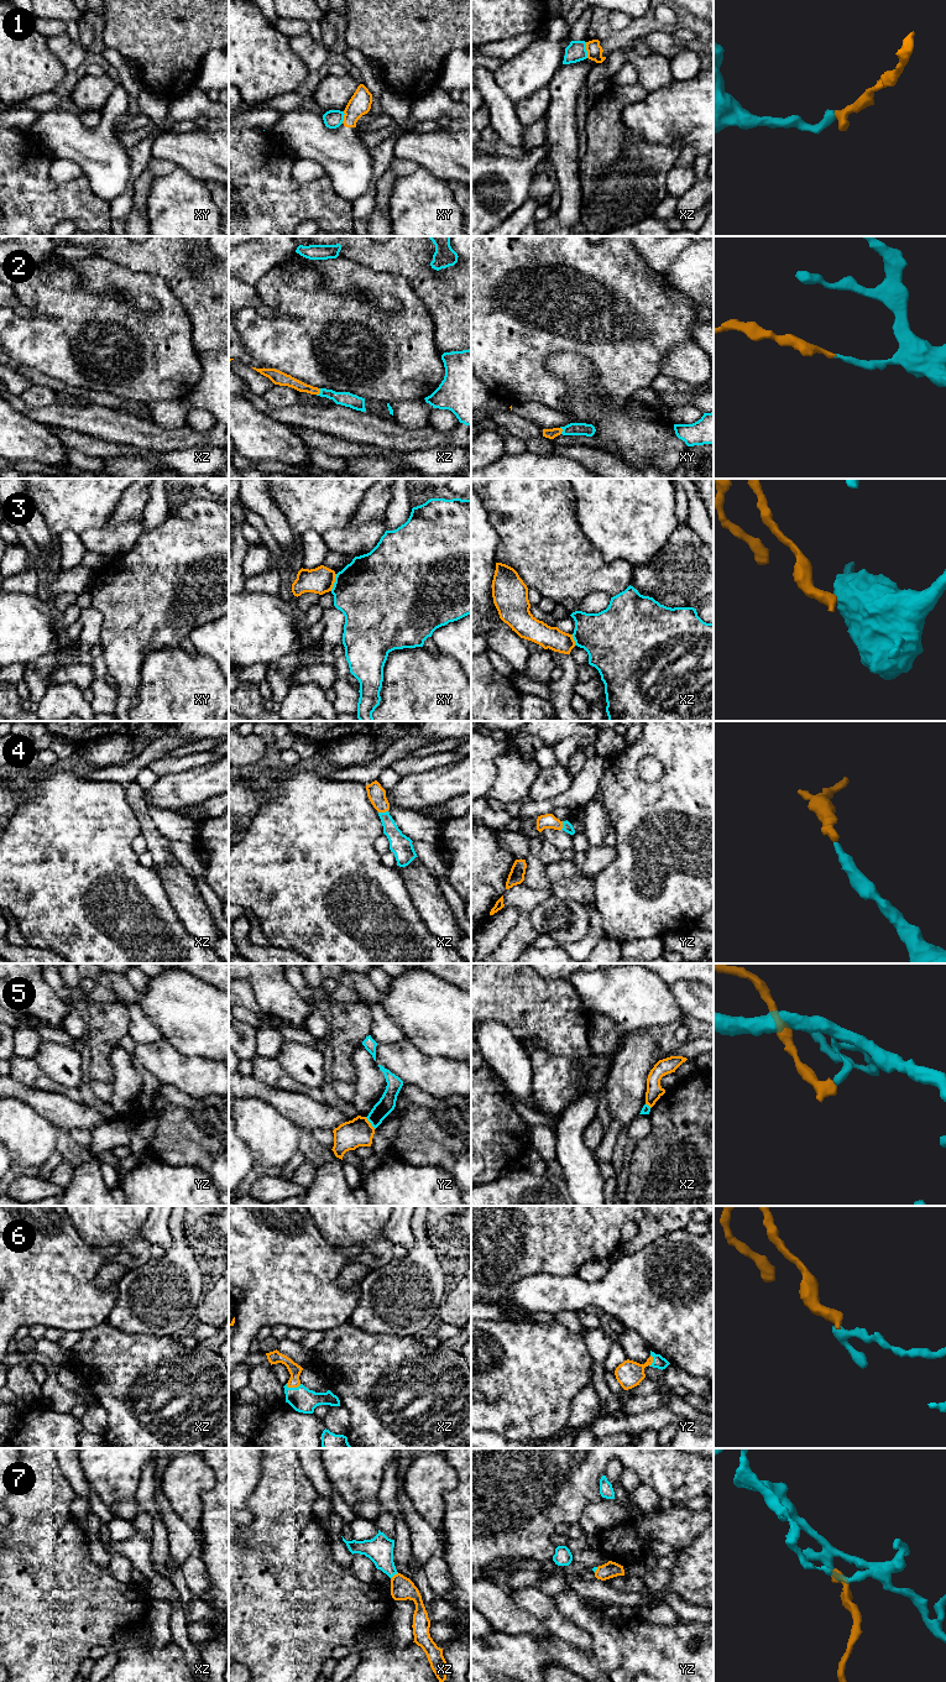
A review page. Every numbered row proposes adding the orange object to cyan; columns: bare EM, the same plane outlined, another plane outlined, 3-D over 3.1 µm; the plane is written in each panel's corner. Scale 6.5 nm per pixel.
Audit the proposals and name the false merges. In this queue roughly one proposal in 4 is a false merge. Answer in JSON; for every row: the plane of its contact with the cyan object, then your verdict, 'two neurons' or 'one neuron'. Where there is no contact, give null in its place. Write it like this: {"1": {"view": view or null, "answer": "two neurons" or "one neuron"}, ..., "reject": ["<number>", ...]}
{"1": {"view": "xz", "answer": "two neurons"}, "2": {"view": "xz", "answer": "one neuron"}, "3": {"view": "xy", "answer": "two neurons"}, "4": {"view": "xz", "answer": "one neuron"}, "5": {"view": "yz", "answer": "two neurons"}, "6": {"view": "xz", "answer": "one neuron"}, "7": {"view": "xz", "answer": "one neuron"}, "reject": ["1", "3", "5"]}

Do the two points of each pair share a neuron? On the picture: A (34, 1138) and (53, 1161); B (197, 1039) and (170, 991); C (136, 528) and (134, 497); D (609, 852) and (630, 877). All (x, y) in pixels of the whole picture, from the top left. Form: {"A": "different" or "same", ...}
{"A": "different", "B": "same", "C": "different", "D": "different"}

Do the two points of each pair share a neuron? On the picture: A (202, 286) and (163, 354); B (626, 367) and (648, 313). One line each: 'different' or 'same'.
A: different
B: same

